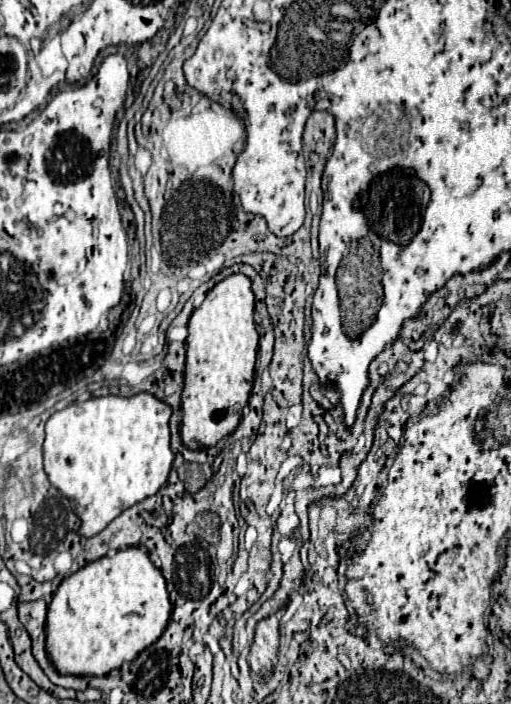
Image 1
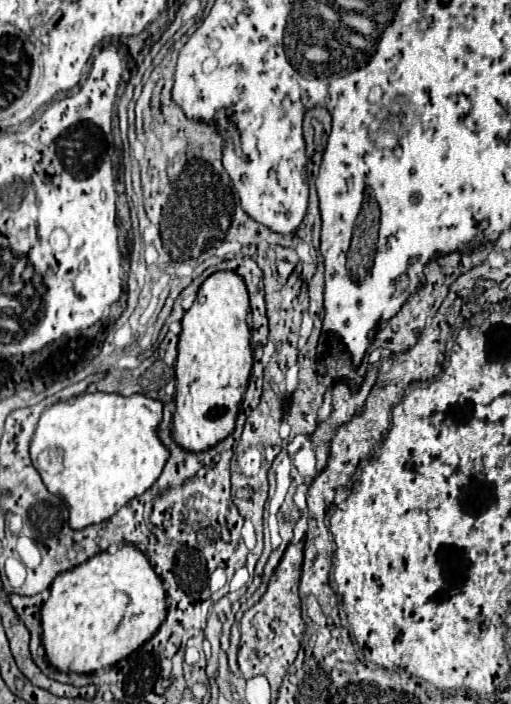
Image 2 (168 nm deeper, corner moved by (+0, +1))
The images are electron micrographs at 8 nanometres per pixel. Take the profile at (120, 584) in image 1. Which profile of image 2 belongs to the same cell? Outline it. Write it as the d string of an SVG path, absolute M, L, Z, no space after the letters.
M126 544L118 550L106 550L84 564L60 572L50 586L50 598L42 604L42 644L50 664L62 672L96 672L130 656L146 644L166 620L166 590L160 576L150 566L144 552Z

